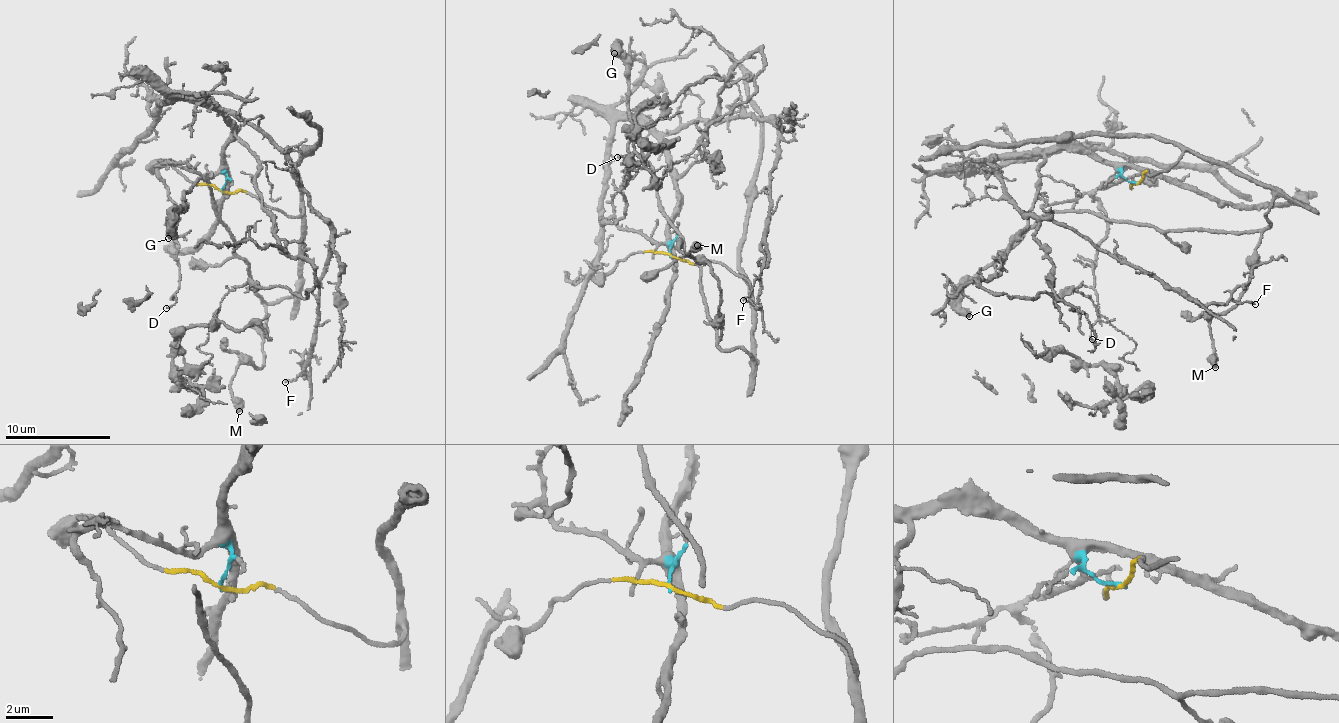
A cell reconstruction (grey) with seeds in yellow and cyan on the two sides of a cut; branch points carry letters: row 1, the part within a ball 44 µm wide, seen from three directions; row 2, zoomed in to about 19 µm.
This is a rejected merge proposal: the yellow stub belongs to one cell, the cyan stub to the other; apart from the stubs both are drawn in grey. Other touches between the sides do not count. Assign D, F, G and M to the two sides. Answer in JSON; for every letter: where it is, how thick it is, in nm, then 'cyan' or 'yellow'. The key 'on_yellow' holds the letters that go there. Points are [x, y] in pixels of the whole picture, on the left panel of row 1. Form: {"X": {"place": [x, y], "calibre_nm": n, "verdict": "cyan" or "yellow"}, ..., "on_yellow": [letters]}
{"D": {"place": [166, 308], "calibre_nm": 110, "verdict": "cyan"}, "F": {"place": [285, 382], "calibre_nm": 140, "verdict": "cyan"}, "G": {"place": [168, 238], "calibre_nm": 550, "verdict": "yellow"}, "M": {"place": [239, 411], "calibre_nm": 500, "verdict": "yellow"}, "on_yellow": ["G", "M"]}

